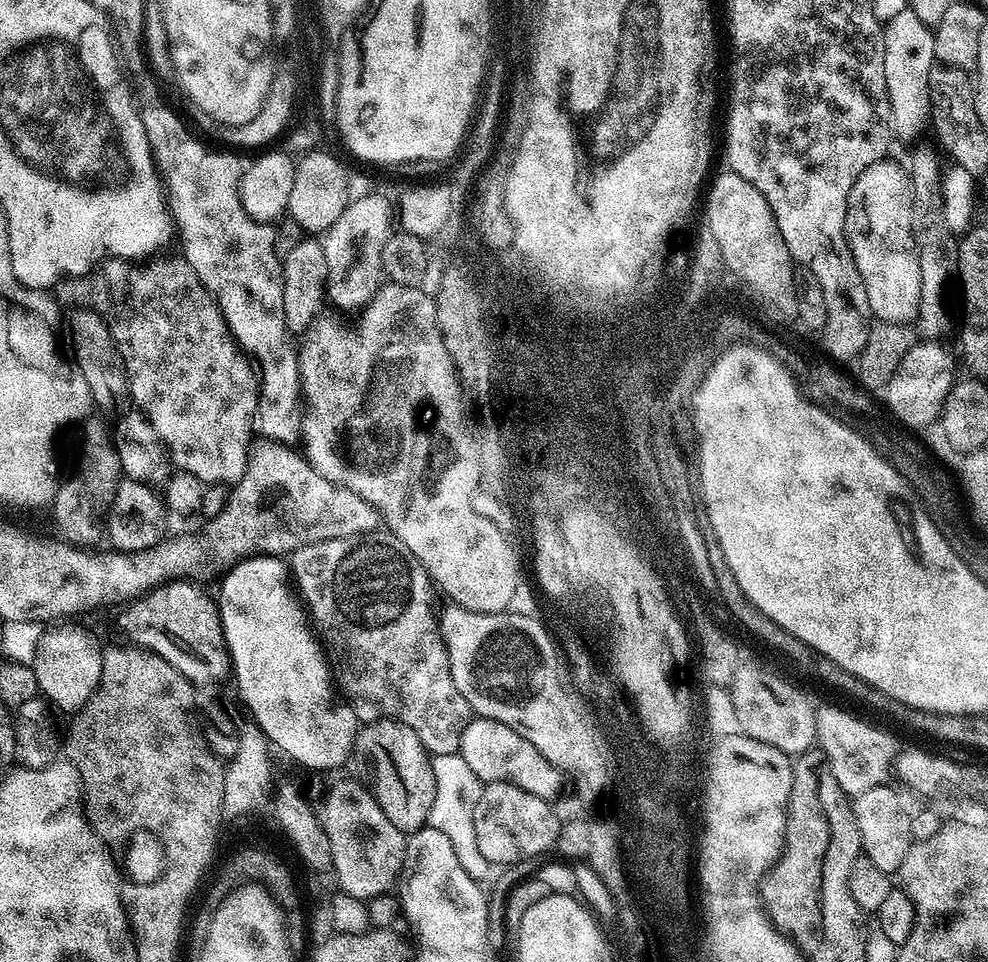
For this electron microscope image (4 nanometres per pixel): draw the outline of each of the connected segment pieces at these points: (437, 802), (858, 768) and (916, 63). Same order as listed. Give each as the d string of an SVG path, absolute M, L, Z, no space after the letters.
M459 753L454 755L436 755L432 759L432 769L435 778L434 803L430 808L427 825L442 832L446 838L450 839L450 844L454 849L457 861L461 863L462 870L474 878L476 883L487 887L503 887L504 878L500 875L503 872L503 865L491 864L484 858L478 842L474 838L474 826L472 816L474 808L481 797L483 781L474 774L474 770L467 765L466 760Z
M832 702L816 708L815 743L825 752L838 785L849 798L879 784L888 784L888 776L894 772L896 764L898 740L891 731L883 730L883 727L861 718L855 711Z
M906 10L883 25L883 65L890 97L892 133L897 141L912 142L927 131L931 121L929 72L934 67L933 29L913 11Z

